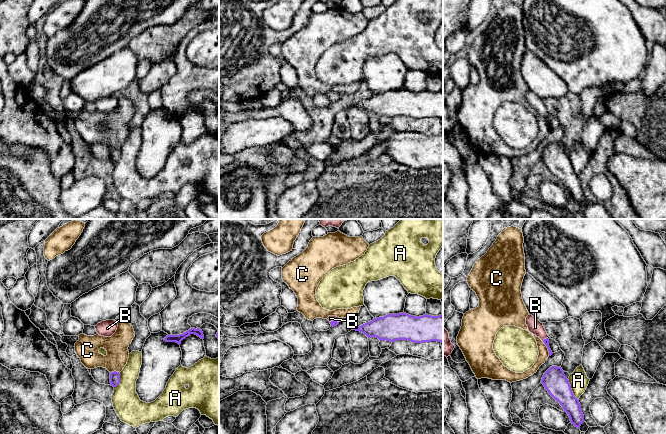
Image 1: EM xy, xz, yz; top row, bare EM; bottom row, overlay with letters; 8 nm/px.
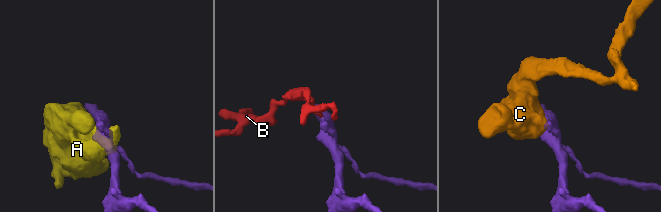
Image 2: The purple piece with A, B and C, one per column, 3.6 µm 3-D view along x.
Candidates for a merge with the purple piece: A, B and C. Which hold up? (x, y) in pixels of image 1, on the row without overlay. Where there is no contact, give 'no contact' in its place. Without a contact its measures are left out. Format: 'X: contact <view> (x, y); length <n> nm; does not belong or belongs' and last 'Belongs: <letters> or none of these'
A: contact yz (571, 165); length 190 nm; does not belong
B: contact yz (544, 115); length 50 nm; belongs
C: contact yz (547, 123); length 130 nm; does not belong
Belongs: B

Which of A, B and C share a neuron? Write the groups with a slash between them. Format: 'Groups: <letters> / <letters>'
Groups: A / B / C

